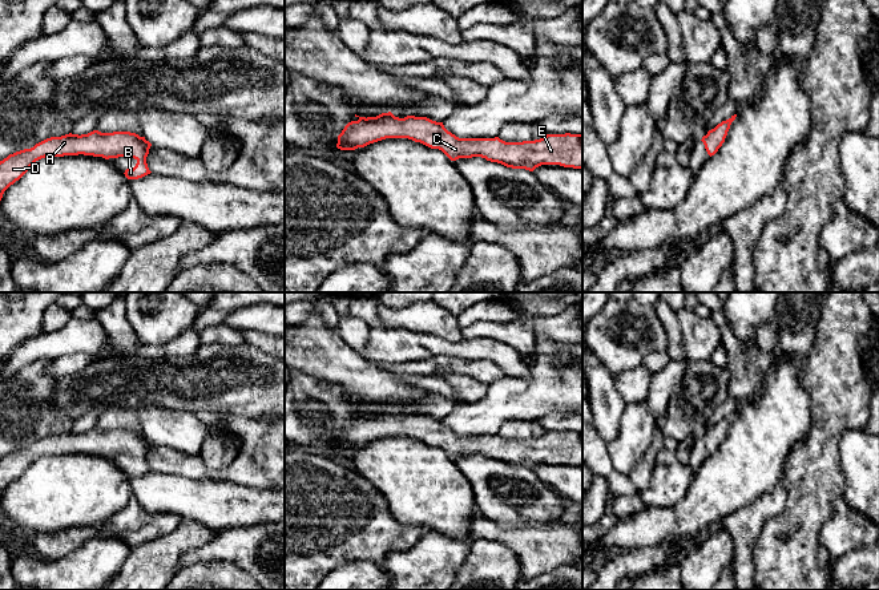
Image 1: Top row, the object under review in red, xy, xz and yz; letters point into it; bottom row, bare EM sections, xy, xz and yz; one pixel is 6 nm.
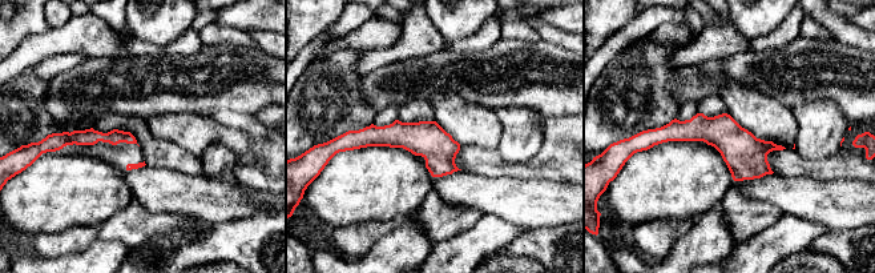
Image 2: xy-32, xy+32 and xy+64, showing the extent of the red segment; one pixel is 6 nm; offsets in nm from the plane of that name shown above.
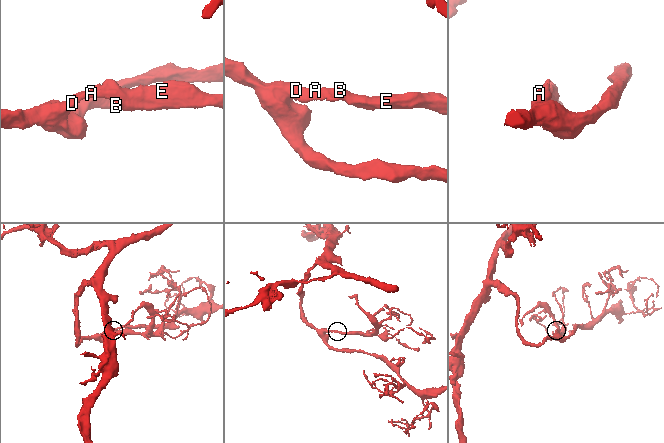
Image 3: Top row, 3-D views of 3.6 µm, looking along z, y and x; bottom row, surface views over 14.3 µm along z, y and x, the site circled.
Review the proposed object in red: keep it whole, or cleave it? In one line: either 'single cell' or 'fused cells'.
single cell

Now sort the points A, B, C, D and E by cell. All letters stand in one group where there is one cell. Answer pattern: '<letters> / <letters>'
A B C D E

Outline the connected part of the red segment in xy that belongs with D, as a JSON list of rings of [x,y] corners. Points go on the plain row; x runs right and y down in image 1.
[[[93,428],[81,433],[69,431],[47,436],[31,446],[16,449],[0,458],[0,498],[11,482],[19,478],[36,458],[45,454],[78,452],[105,457],[132,454],[137,461],[133,466],[126,466],[124,472],[128,477],[142,476],[152,470],[146,461],[150,444],[152,441],[145,435],[130,429],[101,431]]]

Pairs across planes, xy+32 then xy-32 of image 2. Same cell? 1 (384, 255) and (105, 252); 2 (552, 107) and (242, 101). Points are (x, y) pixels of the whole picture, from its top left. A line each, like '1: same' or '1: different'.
1: same
2: same

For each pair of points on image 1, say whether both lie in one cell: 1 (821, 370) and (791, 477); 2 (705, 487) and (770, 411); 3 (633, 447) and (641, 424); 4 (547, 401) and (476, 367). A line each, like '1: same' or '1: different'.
1: same
2: same
3: same
4: different

